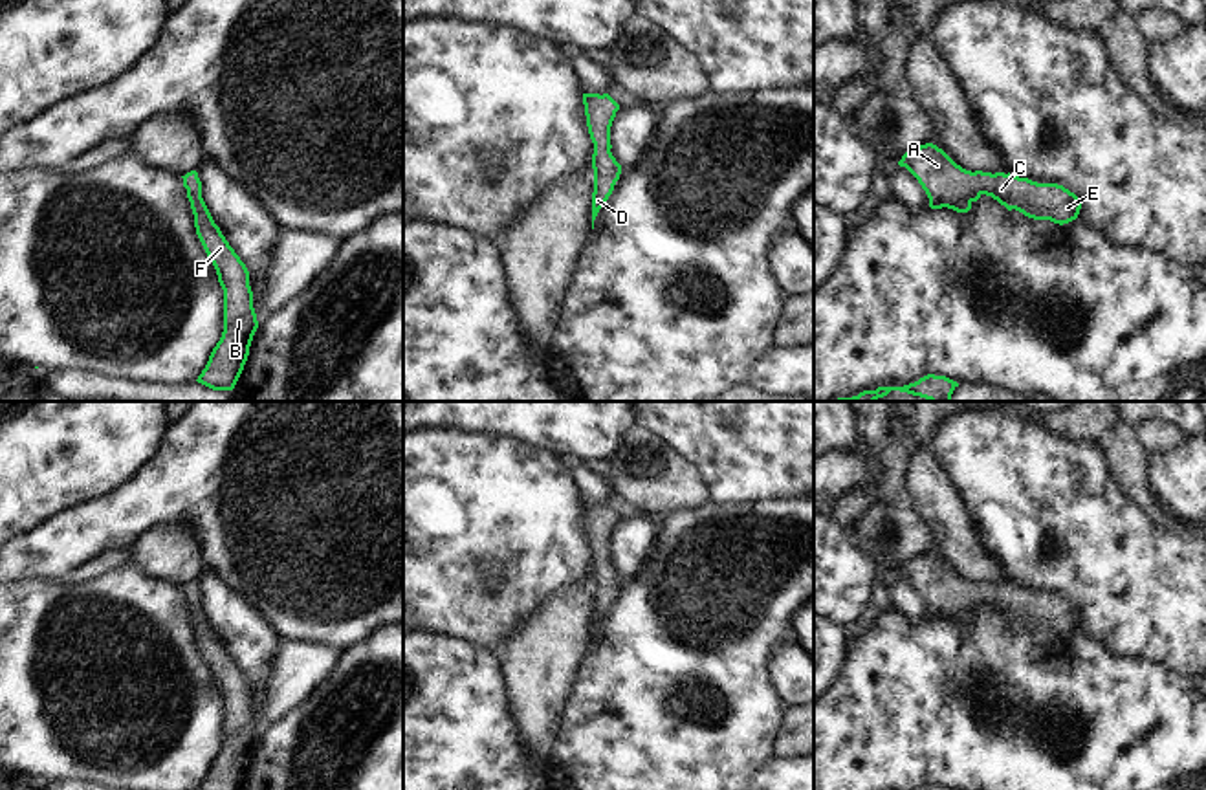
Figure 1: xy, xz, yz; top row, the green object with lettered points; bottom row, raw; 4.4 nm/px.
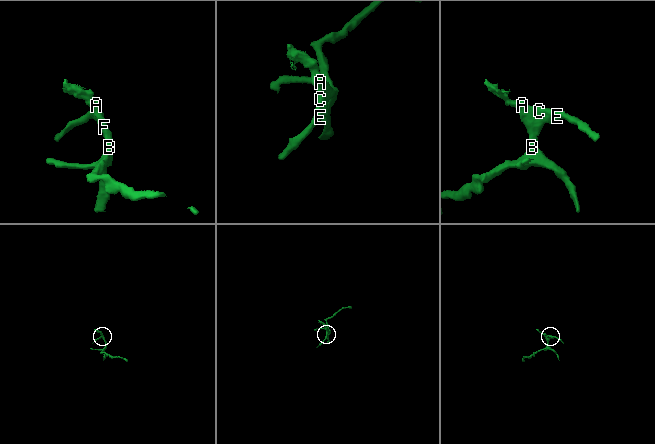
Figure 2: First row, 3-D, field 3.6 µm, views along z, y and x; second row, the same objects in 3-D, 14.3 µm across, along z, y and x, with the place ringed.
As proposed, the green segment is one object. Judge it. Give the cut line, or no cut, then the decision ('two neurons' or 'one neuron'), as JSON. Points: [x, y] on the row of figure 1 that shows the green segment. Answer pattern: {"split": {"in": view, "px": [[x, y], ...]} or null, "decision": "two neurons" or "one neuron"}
{"split": null, "decision": "one neuron"}

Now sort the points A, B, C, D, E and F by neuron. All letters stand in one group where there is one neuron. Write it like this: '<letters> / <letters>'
A B C D E F

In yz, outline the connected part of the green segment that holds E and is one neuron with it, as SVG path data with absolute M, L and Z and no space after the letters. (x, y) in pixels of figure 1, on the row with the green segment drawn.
M933 143L911 148L898 165L918 180L931 209L968 213L971 203L986 194L1008 211L1015 209L1028 218L1059 225L1076 220L1081 209L1080 198L1063 185L1037 183L1010 172L971 172Z

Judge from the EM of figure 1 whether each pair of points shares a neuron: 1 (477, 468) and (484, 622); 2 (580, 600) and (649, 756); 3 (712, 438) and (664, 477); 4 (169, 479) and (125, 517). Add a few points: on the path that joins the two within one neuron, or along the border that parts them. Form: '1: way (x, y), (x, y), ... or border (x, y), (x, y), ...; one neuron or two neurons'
1: way (477, 506), (484, 515), (481, 583); one neuron
2: border (592, 640), (574, 680); two neurons
3: border (649, 433), (695, 466), (708, 495); two neurons
4: way (158, 490), (136, 508); one neuron

